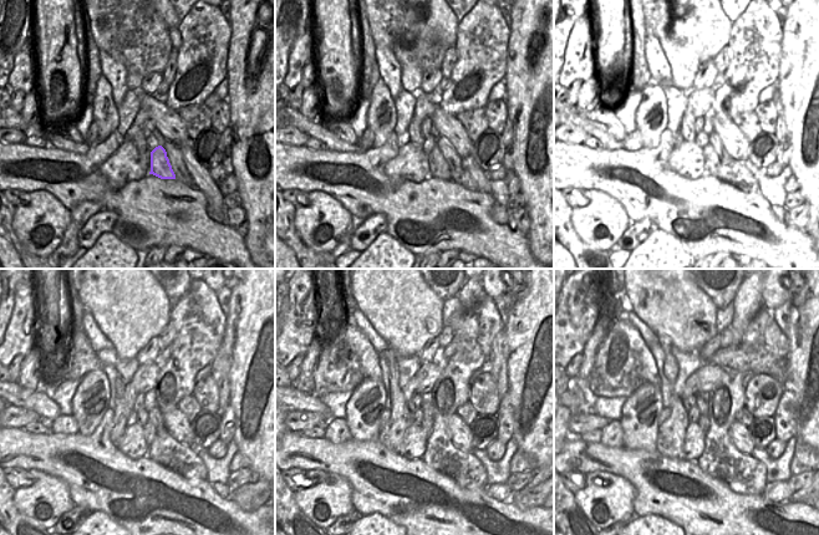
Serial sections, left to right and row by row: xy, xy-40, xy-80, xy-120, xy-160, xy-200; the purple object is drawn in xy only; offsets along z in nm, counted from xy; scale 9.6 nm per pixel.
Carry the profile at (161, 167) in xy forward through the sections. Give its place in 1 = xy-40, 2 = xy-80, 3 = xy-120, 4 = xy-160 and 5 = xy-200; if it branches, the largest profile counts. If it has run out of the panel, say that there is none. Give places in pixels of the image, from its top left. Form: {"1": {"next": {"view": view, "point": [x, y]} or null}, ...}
{"1": {"next": {"view": "xy-40", "point": [438, 167]}}, "2": {"next": {"view": "xy-80", "point": [713, 159]}}, "3": {"next": {"view": "xy-120", "point": [149, 428]}}, "4": {"next": {"view": "xy-160", "point": [427, 423]}}, "5": {"next": {"view": "xy-200", "point": [703, 422]}}}

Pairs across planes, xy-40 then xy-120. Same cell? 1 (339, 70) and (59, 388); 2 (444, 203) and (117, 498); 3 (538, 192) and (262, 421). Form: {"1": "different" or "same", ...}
{"1": "different", "2": "same", "3": "same"}

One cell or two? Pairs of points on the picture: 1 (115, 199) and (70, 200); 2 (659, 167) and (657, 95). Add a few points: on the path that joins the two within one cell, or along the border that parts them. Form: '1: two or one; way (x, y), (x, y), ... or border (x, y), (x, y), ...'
1: one; way (103, 194), (81, 193)
2: two; border (670, 130), (657, 146), (645, 153), (637, 152)

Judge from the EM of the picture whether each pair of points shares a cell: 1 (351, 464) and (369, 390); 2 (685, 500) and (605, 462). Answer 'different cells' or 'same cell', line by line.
1: different cells
2: same cell

